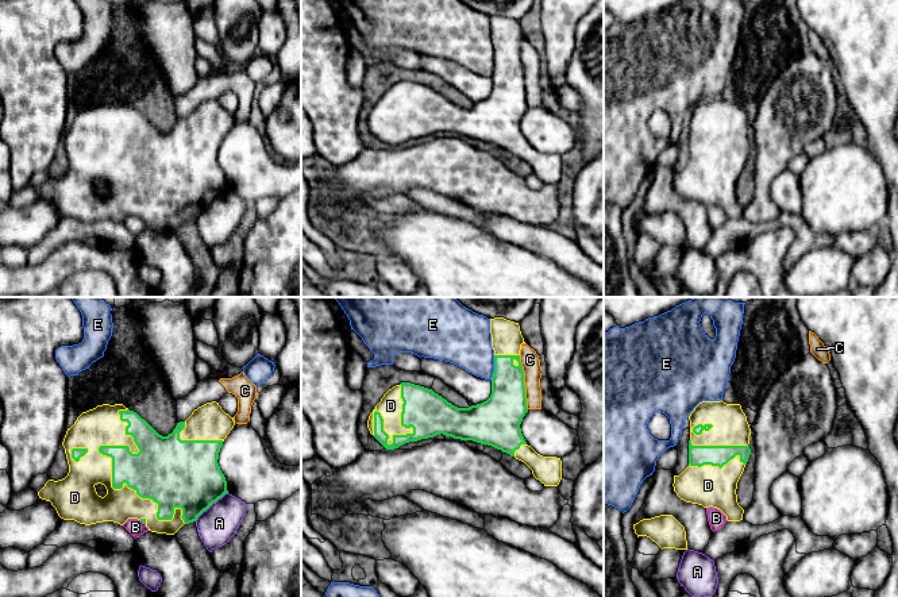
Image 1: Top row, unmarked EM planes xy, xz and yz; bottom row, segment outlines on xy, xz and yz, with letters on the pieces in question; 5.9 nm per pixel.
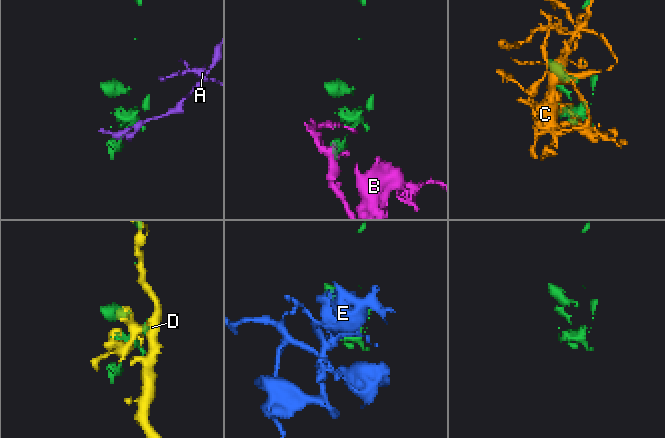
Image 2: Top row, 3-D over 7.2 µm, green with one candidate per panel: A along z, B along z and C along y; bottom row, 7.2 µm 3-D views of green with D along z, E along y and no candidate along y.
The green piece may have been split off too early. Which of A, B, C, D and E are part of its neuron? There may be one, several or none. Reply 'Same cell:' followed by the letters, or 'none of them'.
Same cell: D

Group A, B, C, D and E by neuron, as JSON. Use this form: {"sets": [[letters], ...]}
{"sets": [["A"], ["B"], ["C"], ["D"], ["E"]]}

